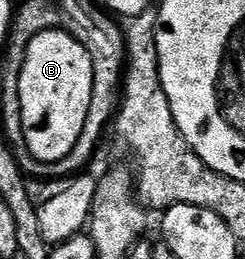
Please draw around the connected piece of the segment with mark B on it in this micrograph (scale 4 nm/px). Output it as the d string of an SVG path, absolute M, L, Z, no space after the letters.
M64 31L38 33L20 68L20 120L29 153L39 163L62 163L78 145L90 109L94 69L90 53Z

